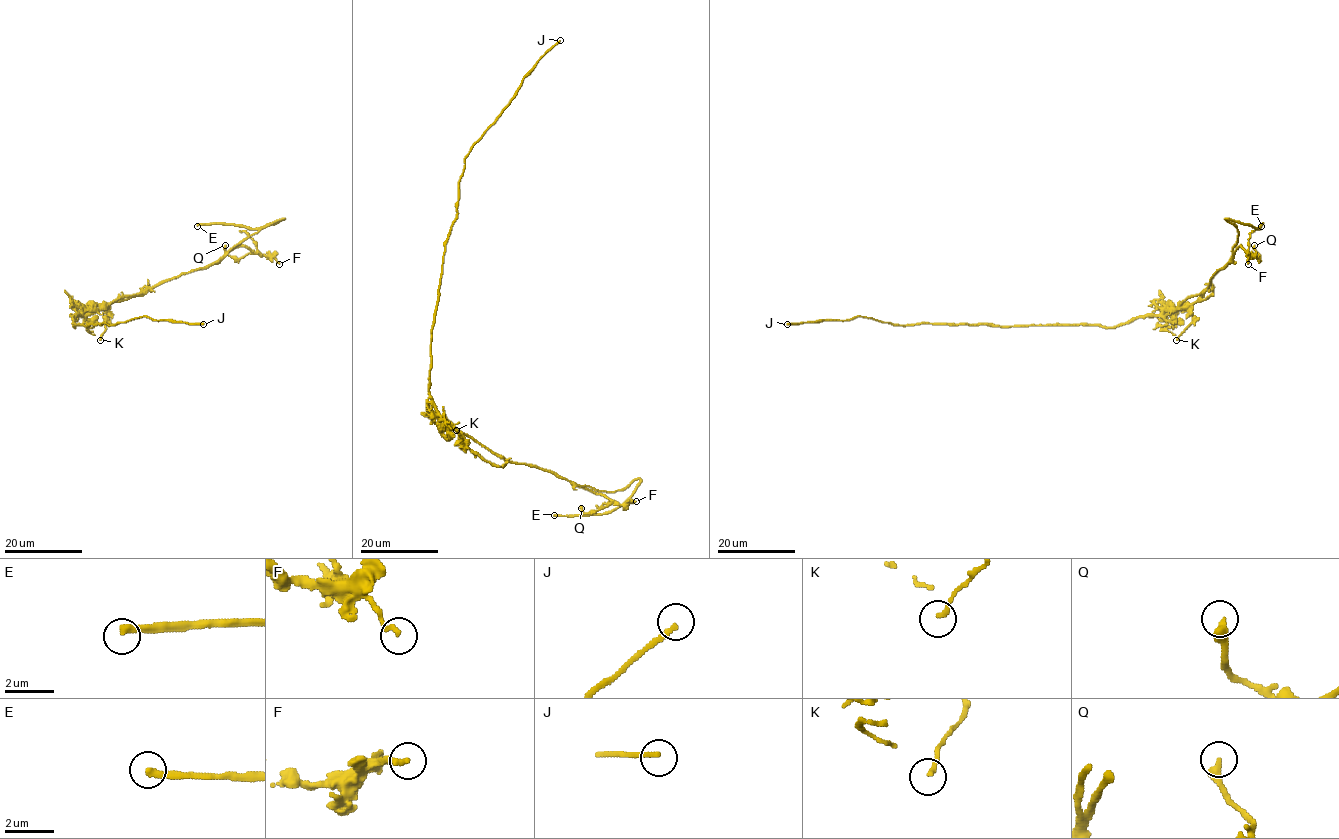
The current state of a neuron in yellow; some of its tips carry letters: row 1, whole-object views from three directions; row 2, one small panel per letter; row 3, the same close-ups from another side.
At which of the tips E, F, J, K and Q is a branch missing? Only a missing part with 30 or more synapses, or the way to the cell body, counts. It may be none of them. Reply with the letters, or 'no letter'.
E

